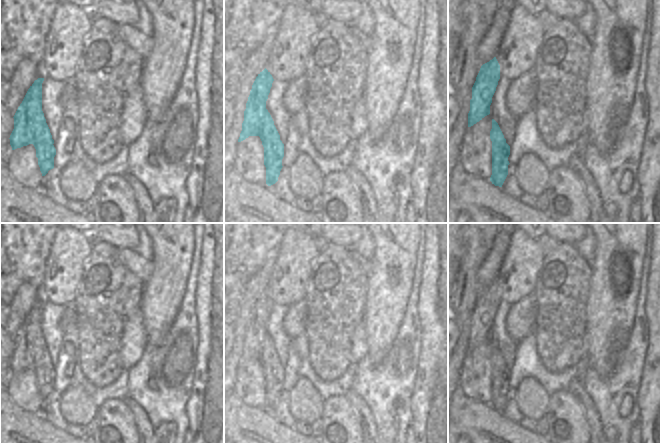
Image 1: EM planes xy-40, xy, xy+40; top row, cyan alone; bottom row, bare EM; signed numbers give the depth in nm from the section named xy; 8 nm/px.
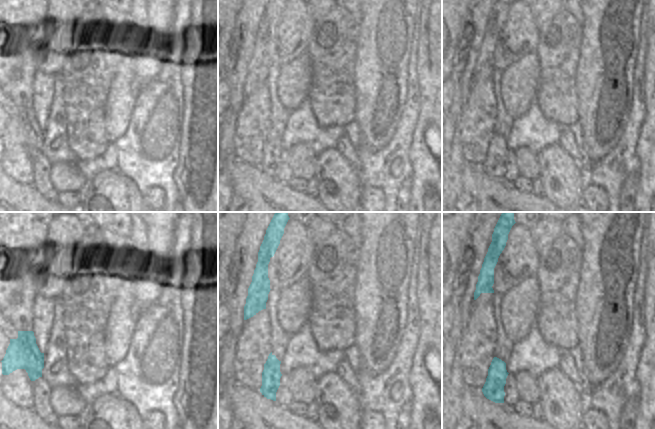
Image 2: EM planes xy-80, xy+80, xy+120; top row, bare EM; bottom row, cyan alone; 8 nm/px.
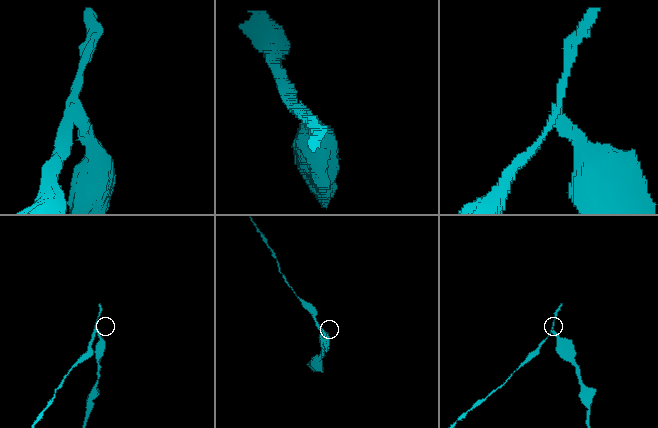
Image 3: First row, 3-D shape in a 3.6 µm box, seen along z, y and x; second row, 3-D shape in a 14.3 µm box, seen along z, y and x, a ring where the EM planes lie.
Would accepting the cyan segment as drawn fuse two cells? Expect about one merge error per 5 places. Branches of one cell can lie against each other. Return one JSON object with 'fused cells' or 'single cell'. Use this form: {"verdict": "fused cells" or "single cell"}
{"verdict": "fused cells"}

